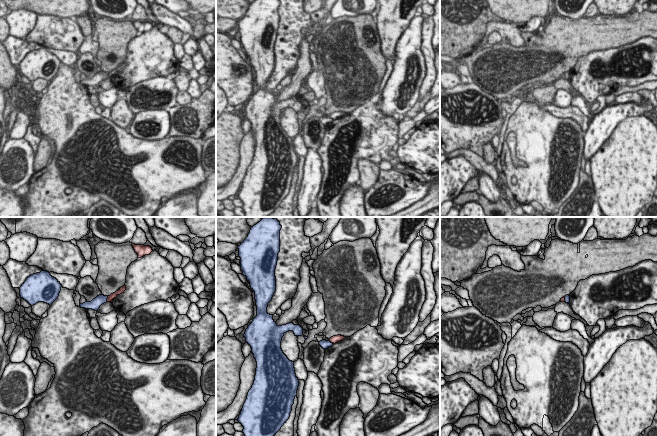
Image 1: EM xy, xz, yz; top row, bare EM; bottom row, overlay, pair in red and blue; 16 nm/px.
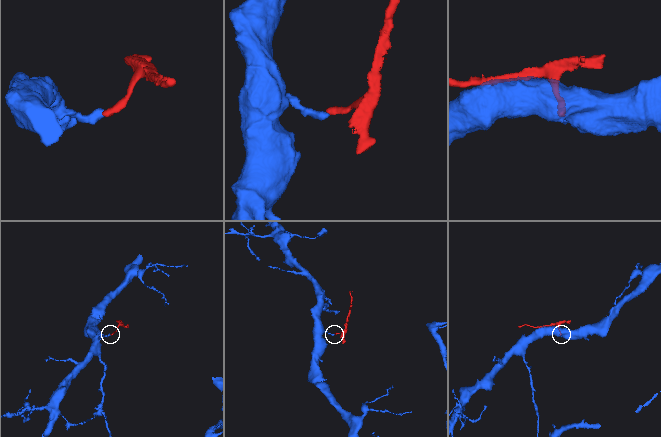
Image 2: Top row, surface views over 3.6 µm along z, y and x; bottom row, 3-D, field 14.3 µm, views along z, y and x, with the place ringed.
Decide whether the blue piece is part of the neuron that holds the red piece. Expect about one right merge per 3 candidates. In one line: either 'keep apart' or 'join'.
keep apart

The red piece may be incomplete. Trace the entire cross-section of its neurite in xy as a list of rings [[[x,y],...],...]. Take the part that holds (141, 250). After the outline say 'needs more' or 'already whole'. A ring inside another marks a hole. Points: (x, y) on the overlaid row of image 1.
[[[132,244],[135,252],[138,254],[138,258],[141,258],[145,255],[150,255],[150,253],[153,251],[150,246],[144,246],[144,245],[135,245]]]; already whole

